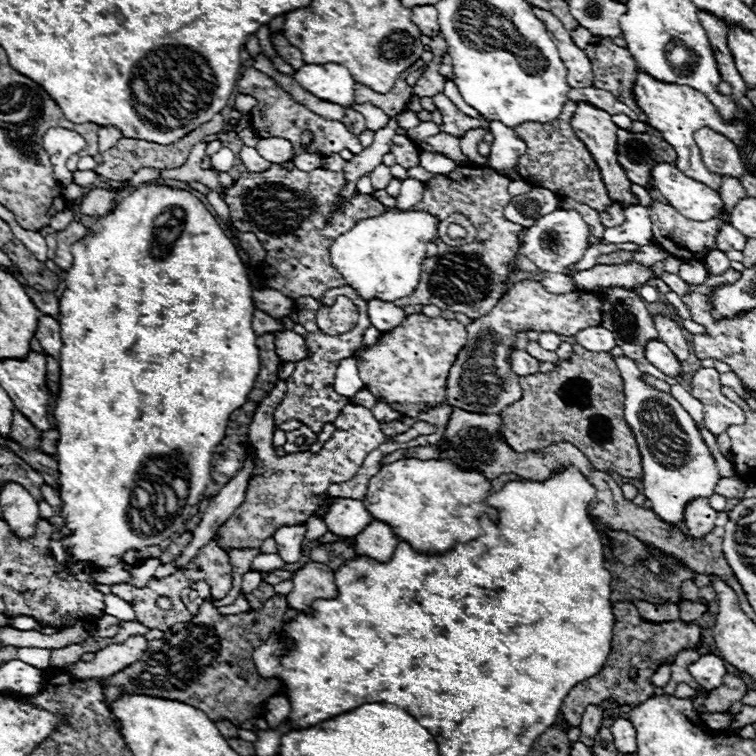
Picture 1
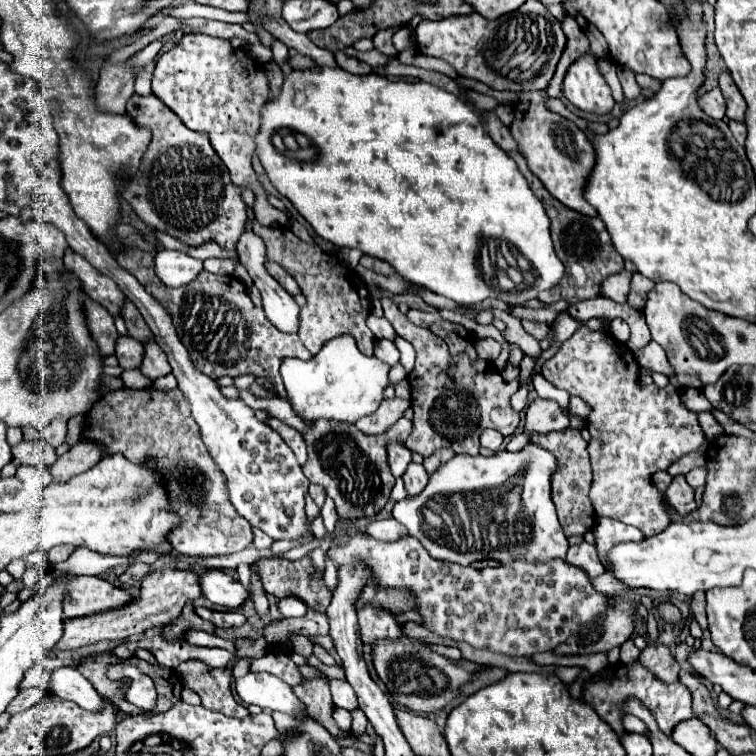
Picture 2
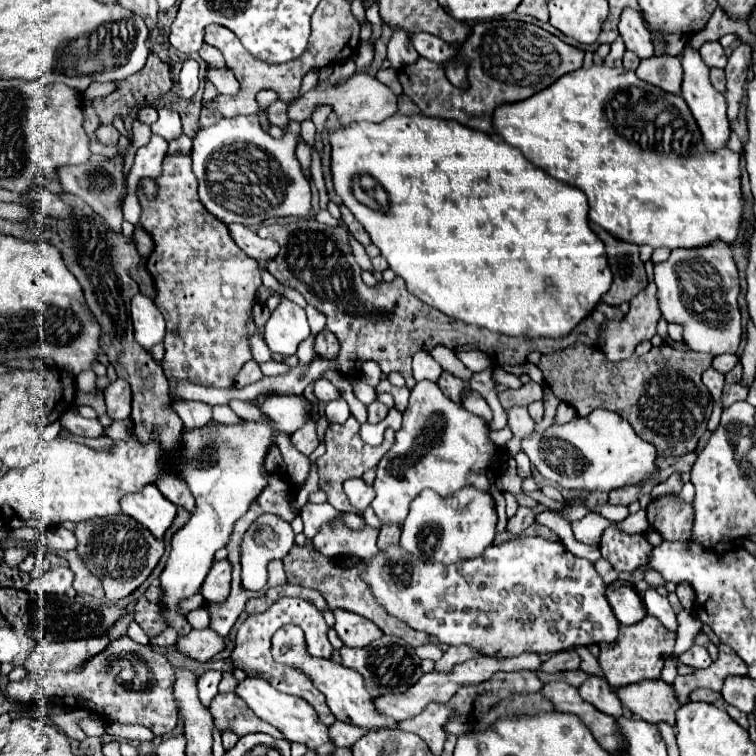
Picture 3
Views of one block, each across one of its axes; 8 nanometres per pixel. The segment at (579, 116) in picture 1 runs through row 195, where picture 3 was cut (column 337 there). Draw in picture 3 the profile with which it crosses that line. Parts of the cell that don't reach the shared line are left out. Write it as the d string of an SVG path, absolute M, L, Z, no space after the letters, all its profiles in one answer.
M334 610L336 632L348 646L366 646L372 640L382 636L382 630L364 616L358 616L348 610Z

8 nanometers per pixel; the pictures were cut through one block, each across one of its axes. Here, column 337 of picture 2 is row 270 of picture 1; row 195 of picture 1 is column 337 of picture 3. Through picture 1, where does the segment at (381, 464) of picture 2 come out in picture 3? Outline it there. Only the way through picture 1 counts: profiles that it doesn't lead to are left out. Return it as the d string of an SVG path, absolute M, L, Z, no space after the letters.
M350 416L344 424L330 424L328 430L326 430L326 454L320 456L316 462L318 462L318 472L320 472L320 488L328 494L328 502L338 508L338 510L346 510L346 512L356 512L344 490L342 490L342 482L346 478L356 478L356 476L362 476L366 470L374 468L382 454L386 454L386 450L392 446L394 442L394 430L386 430L384 432L384 442L380 446L368 446L360 440L358 436L358 422L354 416Z

